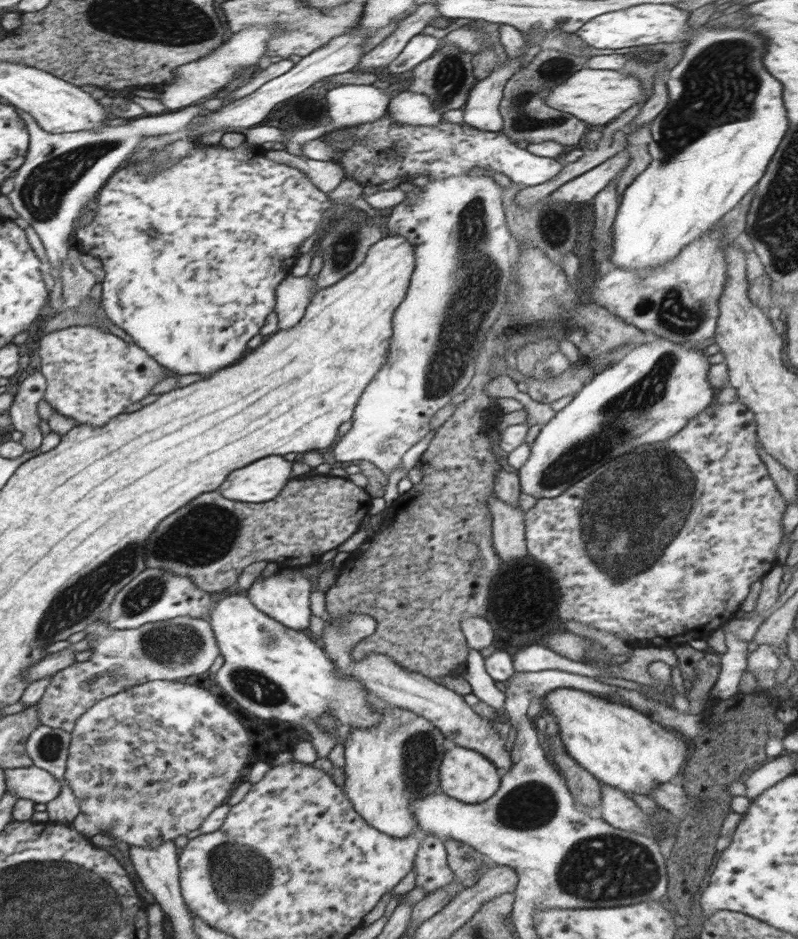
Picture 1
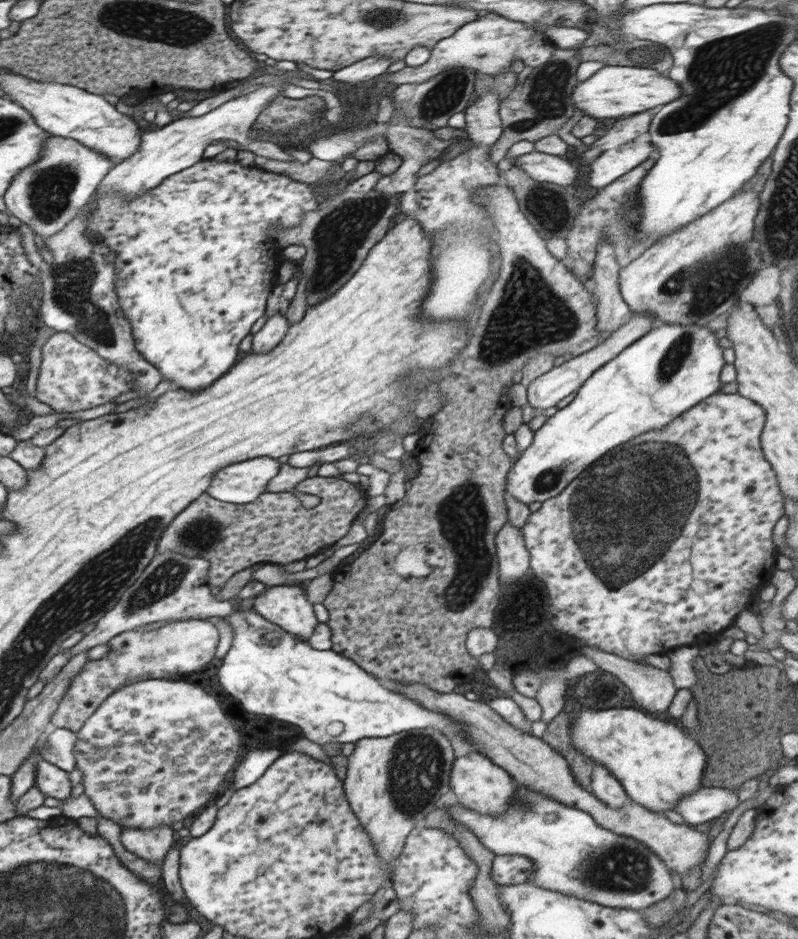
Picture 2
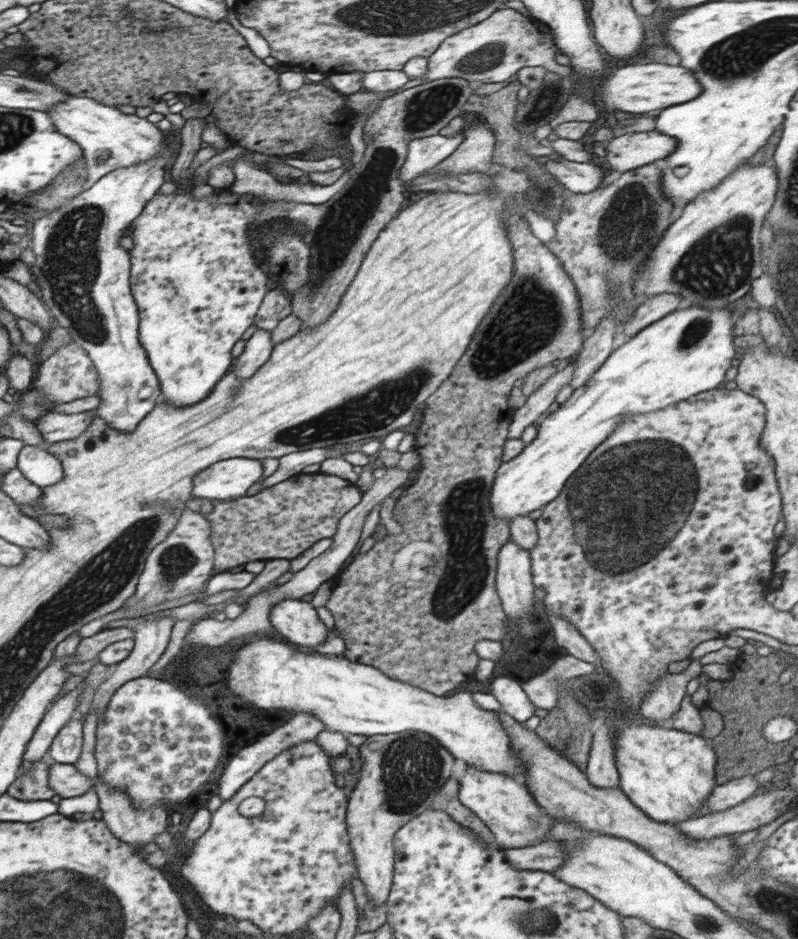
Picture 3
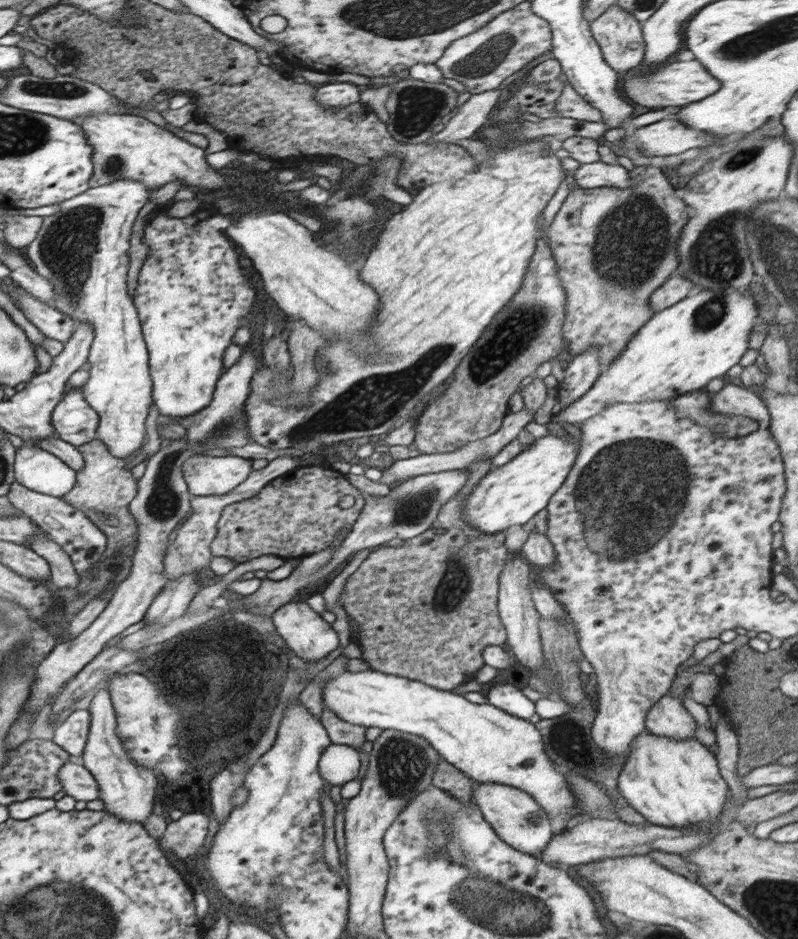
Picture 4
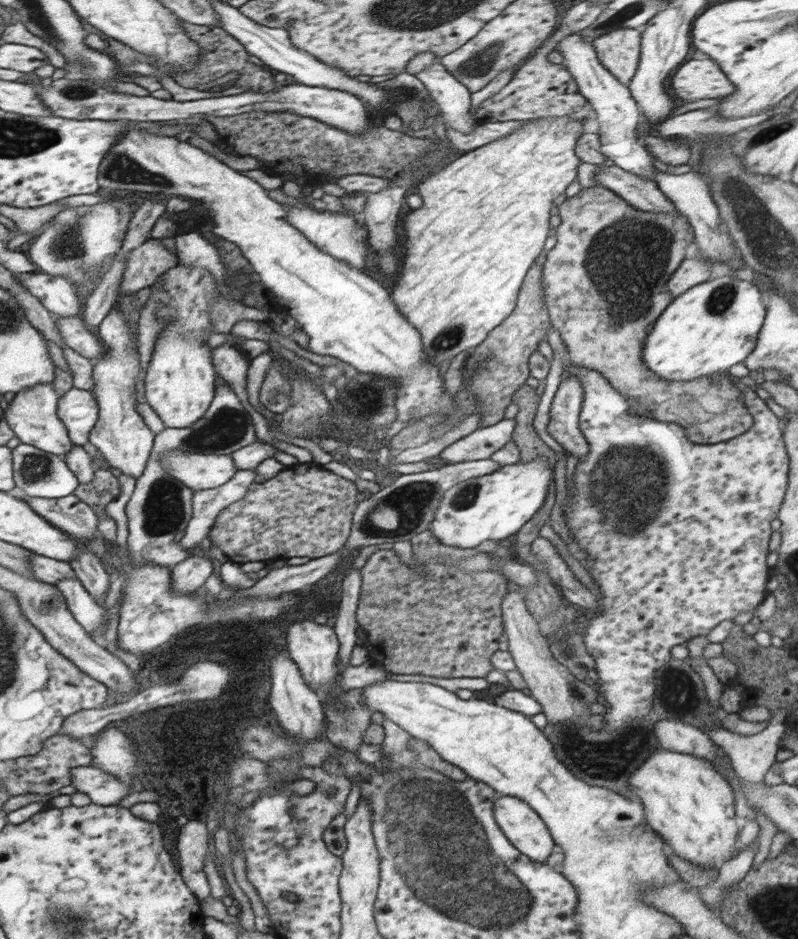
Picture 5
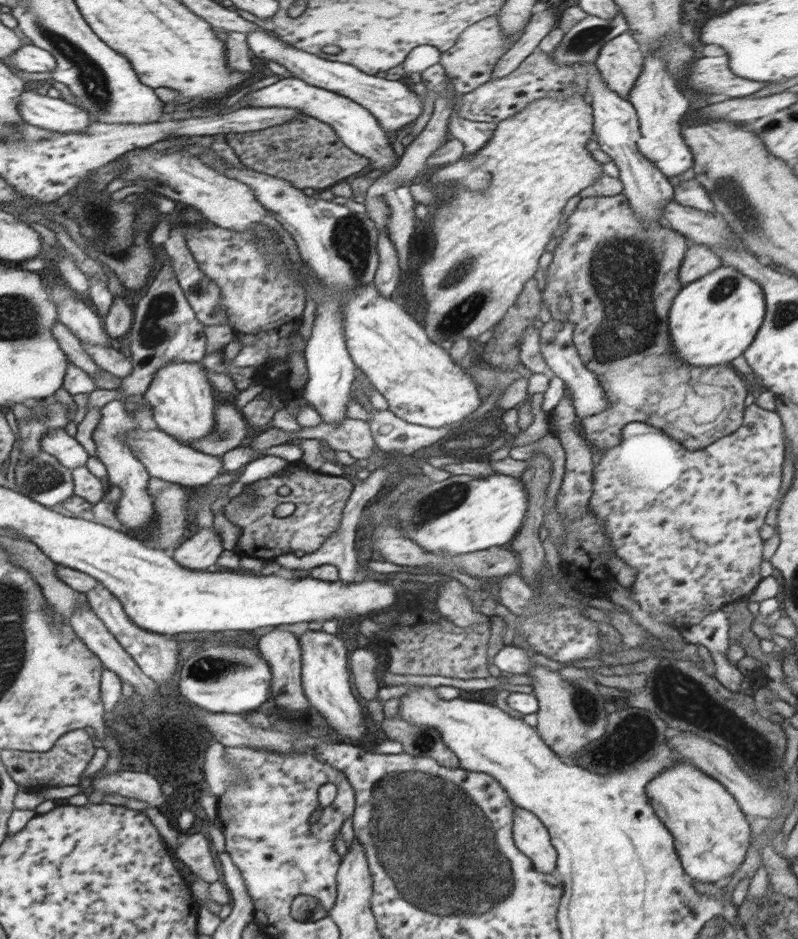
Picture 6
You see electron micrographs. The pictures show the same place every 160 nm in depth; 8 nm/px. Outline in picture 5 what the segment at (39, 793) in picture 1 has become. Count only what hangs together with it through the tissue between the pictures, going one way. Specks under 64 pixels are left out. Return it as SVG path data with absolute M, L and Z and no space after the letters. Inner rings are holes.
M91 765L72 769L71 779L78 792L89 796L92 803L102 806L116 805L133 792L132 784L124 784L117 776Z

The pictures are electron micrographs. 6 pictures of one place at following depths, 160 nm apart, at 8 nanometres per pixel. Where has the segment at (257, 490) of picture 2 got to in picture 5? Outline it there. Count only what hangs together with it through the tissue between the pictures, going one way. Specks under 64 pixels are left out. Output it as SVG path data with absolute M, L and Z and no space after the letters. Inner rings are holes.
M180 449L159 456L162 475L169 475L192 491L217 488L236 475L230 455L198 454Z

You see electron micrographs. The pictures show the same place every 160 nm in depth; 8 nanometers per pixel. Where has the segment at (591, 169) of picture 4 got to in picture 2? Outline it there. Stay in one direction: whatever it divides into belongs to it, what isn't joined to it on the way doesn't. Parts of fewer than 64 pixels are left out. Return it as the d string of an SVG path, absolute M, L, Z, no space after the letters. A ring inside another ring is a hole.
M536 150L516 157L513 165L521 168L532 180L539 183L572 187L578 178L578 171L569 161Z

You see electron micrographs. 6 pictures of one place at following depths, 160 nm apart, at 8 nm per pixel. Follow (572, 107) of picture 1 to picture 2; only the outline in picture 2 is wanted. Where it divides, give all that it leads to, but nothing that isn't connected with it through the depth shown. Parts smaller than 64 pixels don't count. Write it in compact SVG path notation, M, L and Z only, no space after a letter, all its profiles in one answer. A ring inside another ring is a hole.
M604 66L600 68L594 75L587 78L583 82L577 83L572 91L571 99L574 107L582 110L584 115L598 119L598 118L619 118L620 116L628 117L633 114L662 106L662 104L671 103L680 96L680 87L675 80L669 76L664 77L662 73L658 73L651 68L628 68L628 66Z

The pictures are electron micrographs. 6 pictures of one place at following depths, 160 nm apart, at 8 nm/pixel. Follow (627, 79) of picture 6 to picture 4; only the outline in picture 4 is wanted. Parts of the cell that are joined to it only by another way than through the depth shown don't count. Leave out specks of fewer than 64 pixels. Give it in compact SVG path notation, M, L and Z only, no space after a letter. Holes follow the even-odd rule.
M618 3L591 22L591 31L604 60L616 72L628 72L643 64L646 45L640 21Z

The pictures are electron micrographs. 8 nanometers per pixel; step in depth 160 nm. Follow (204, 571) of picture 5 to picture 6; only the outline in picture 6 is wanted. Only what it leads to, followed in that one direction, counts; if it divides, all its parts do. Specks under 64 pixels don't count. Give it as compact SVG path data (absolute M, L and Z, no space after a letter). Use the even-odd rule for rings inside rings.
M213 526L210 529L192 527L183 543L175 549L173 559L184 568L206 570L216 563L223 550L220 535Z

